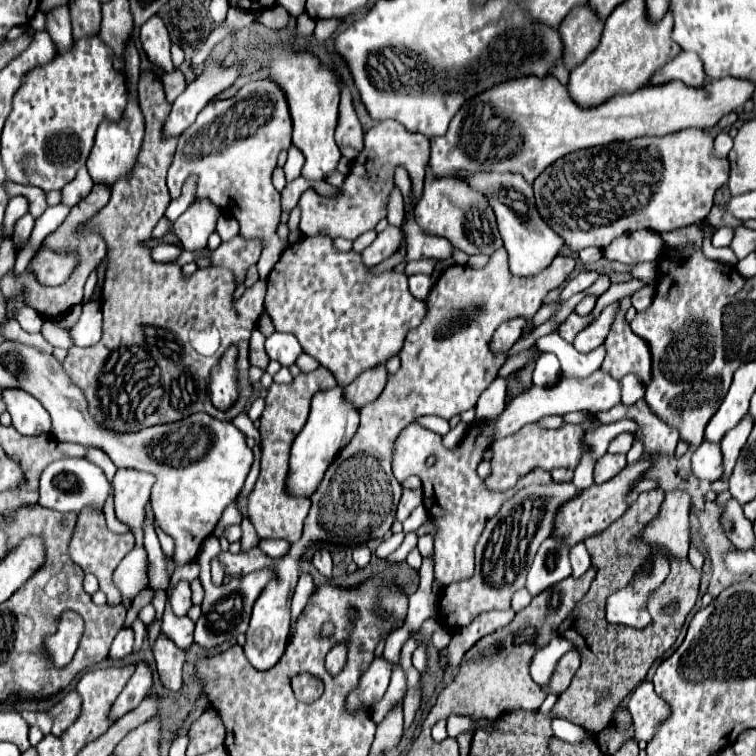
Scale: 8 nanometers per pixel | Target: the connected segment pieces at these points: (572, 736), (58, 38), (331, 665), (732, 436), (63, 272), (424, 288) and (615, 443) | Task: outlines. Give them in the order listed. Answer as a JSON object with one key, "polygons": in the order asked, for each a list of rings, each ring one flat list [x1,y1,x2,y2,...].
{"polygons":[[[554,717,550,719,552,721,552,731,556,737,560,739,566,739,570,743,574,741,582,741,586,737,586,733,582,733,582,727,576,727,574,723,566,721,566,719,560,719,560,717]],[[66,5,54,7,46,13,46,29,50,35,54,35,54,43,58,45,58,51,68,49,72,43,72,27,70,27,70,13]],[[346,641,342,643,336,643,330,653,326,655,326,669,330,671,330,675,338,675,344,665,346,665,346,655,348,655,348,647,346,647]],[[744,417,734,429,730,429,724,435,724,439,720,443,722,445,722,457,724,457,724,475,722,475,722,481,728,481,732,469,736,465,736,459,738,459,744,443,746,443,752,427,754,427,754,423,750,421,750,417]],[[40,247,30,261,30,269,46,285,60,285,62,281,66,281,74,265,76,265,74,253,54,253,46,247]],[[410,275,410,291,416,297,426,297,430,293,430,277,428,275]],[[620,433,618,437,614,437,614,439,610,441,608,451,610,451,610,453,628,453,628,449,632,447,632,441,634,441,632,433]]]}

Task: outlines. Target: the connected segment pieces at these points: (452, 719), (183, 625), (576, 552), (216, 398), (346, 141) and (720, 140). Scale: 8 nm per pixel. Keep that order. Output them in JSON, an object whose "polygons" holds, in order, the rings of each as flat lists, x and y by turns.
{"polygons":[[[450,715,448,719,448,737,456,737,462,731,472,731,472,721,470,717,464,715]],[[170,607,164,611,162,633,166,633,180,649,188,649,194,641,194,621,190,617,176,617]],[[576,543,572,549,570,549,570,563,572,563,572,577,580,577,584,575,588,569,590,569,590,555,586,551,586,545,584,543]],[[230,347,220,365,212,373,212,401,218,409,228,409,236,401,236,373,234,373,234,361,236,361,236,349]],[[342,89,342,97,340,97,340,119,336,127,336,143,348,161,354,161,358,153,364,149,362,125,352,107,352,97,348,89]],[[720,133,716,139,714,139,714,155,716,157,726,157,732,149,732,137,728,133]]]}

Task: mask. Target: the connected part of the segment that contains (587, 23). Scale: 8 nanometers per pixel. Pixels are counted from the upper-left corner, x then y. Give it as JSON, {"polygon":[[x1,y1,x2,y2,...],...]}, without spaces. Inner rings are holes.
{"polygon":[[586,5,572,9,566,15,566,21,562,21,558,31,564,47,562,65,568,71,576,69,588,57,588,53,596,49,602,27,604,25,594,17,594,13,590,13,590,9,586,9]]}

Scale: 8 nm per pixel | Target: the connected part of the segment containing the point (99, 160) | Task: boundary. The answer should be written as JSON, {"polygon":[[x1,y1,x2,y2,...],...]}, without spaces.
{"polygon":[[130,97,128,105,126,105,126,111,124,111,120,121,116,121,116,123,106,121,98,127,94,149,92,149,92,153,86,161,88,173,94,179,94,183,112,187,118,179,132,175,132,171,136,167,136,161,138,161,138,153,142,149,142,139,144,139,144,117,142,117,142,111,140,111,138,103]]}

